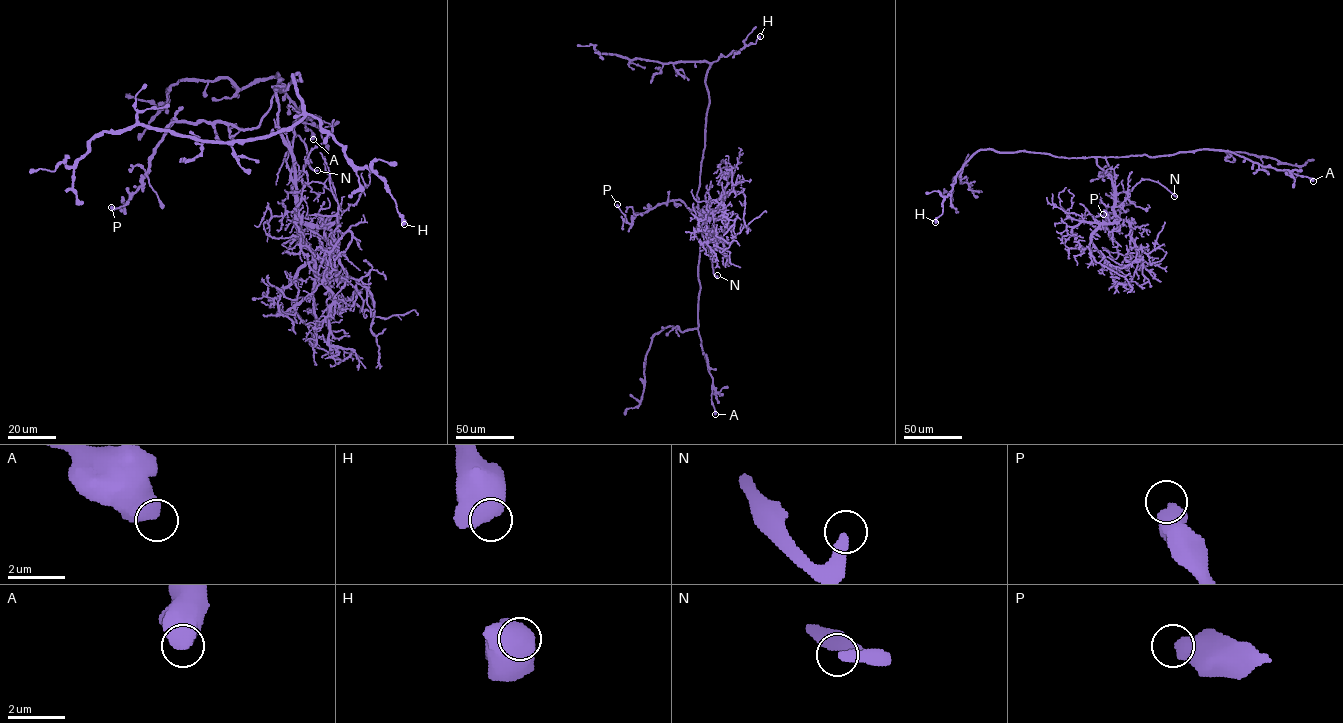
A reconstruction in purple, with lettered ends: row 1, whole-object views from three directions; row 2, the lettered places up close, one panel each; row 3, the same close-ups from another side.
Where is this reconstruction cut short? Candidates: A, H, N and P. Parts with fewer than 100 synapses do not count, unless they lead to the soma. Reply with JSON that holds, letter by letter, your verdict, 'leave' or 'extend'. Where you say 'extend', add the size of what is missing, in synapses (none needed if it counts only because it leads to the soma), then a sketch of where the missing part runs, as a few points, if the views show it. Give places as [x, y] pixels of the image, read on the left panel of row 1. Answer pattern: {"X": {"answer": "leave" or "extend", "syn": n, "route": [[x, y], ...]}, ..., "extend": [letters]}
{"A": {"answer": "leave"}, "H": {"answer": "leave"}, "N": {"answer": "extend", "route": [[317, 170], [355, 174], [405, 201]]}, "P": {"answer": "leave"}, "extend": ["N"]}

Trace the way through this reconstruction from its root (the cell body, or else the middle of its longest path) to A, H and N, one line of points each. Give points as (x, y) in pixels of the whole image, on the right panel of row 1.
A: (1086, 157), (1159, 157), (1199, 149), (1222, 149), (1313, 181)
H: (1086, 157), (980, 149), (958, 172), (935, 222)
N: (1086, 157), (1094, 157), (1097, 164), (1111, 176), (1115, 196), (1131, 191), (1145, 179), (1159, 182), (1174, 196)

